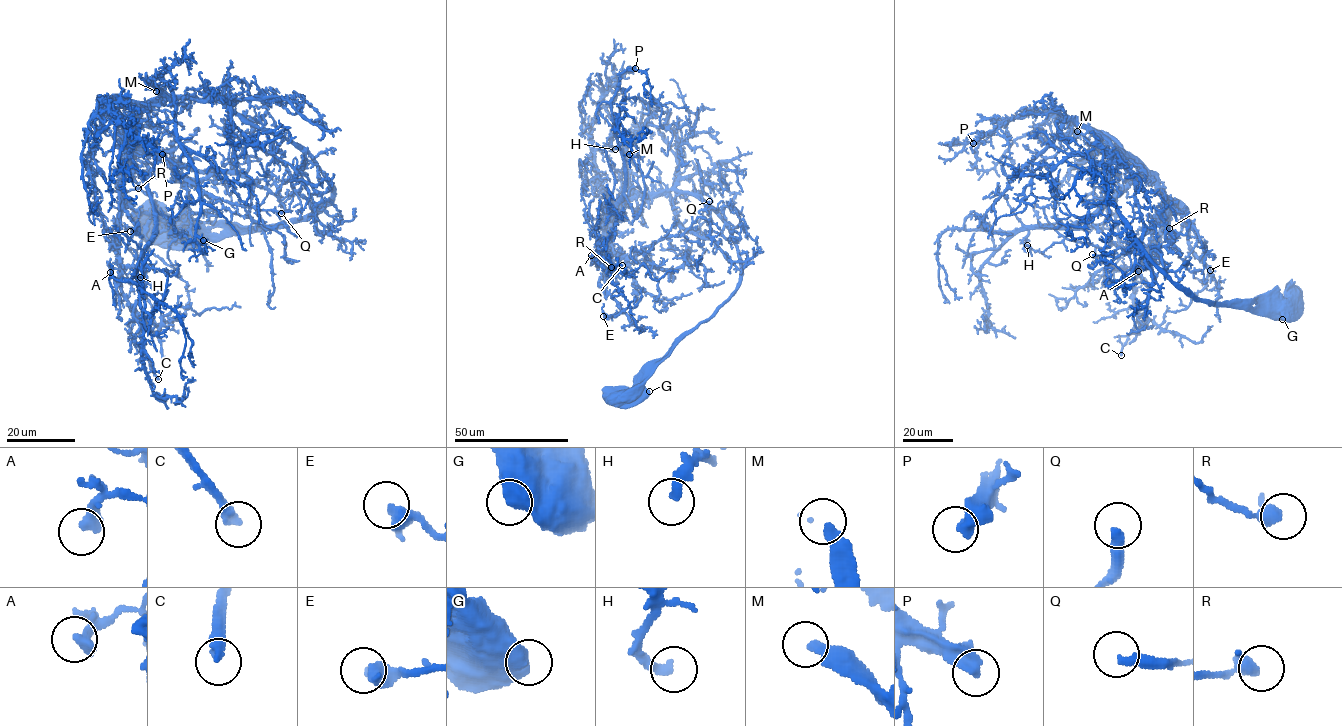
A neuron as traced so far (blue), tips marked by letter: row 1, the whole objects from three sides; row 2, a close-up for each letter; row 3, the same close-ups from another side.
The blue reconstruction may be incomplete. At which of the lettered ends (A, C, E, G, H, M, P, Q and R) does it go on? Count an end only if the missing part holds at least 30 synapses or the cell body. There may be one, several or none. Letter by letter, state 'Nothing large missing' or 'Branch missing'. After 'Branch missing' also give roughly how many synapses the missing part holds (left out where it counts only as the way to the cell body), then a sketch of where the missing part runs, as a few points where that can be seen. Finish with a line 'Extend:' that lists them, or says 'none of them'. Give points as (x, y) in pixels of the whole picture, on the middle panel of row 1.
A: Nothing large missing
C: Branch missing. Roughly 70 synapses. Course of what is missing: (622, 265), (628, 269), (640, 266), (639, 268)
E: Nothing large missing
G: Nothing large missing
H: Nothing large missing
M: Nothing large missing
P: Branch missing. Roughly 250 synapses. Course of what is missing: (635, 68), (649, 69), (655, 64), (647, 69), (647, 74)
Q: Nothing large missing
R: Nothing large missing
Extend: C, P

